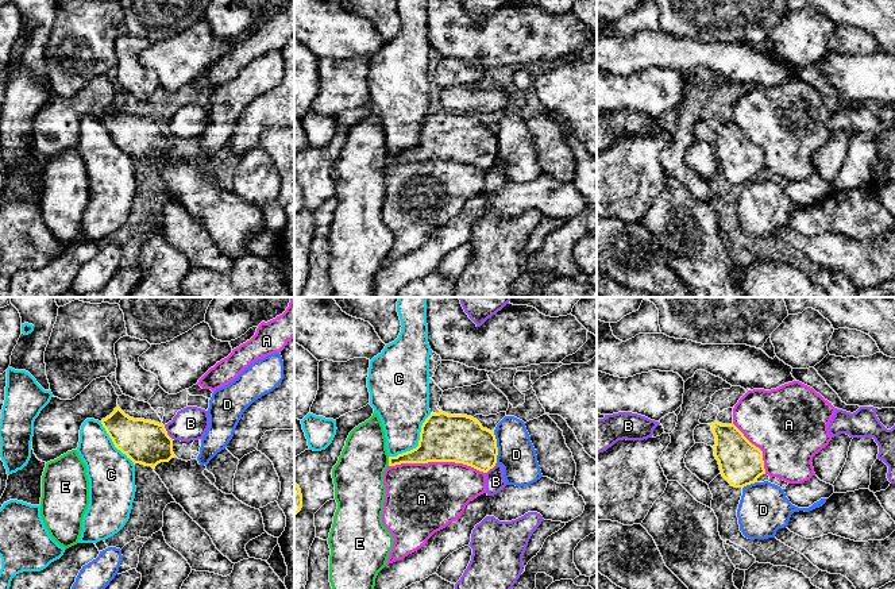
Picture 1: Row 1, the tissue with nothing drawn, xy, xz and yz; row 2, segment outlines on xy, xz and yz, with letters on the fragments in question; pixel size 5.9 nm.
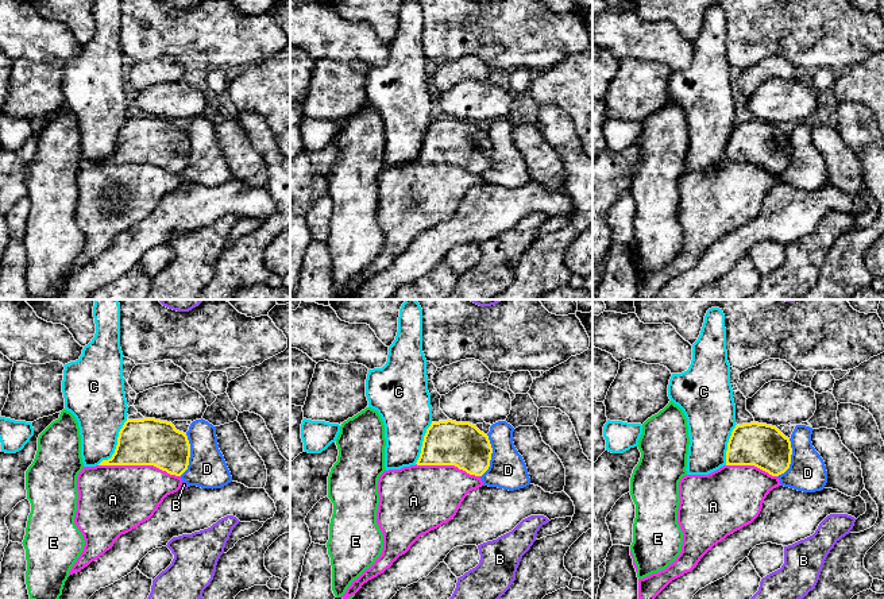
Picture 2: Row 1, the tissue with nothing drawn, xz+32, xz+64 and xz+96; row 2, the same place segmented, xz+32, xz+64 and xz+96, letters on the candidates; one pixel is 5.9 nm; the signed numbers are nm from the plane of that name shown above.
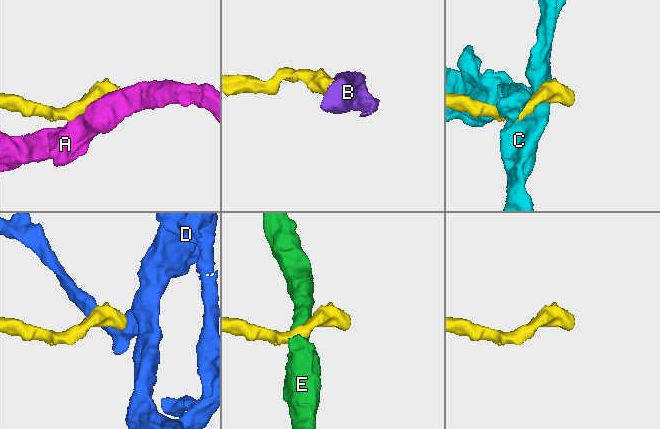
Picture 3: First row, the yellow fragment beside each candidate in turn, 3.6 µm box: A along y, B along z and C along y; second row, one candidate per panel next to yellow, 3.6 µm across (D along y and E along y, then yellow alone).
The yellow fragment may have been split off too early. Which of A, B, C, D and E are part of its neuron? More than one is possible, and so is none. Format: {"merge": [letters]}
{"merge": []}

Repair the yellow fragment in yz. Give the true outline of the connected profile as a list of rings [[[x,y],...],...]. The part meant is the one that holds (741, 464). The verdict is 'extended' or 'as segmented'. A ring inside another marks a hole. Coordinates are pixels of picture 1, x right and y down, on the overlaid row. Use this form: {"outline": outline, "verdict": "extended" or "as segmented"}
{"outline": [[[732,423],[710,424],[715,444],[695,443],[686,454],[686,467],[707,485],[721,474],[732,486],[744,488],[765,474],[763,451]]], "verdict": "extended"}

